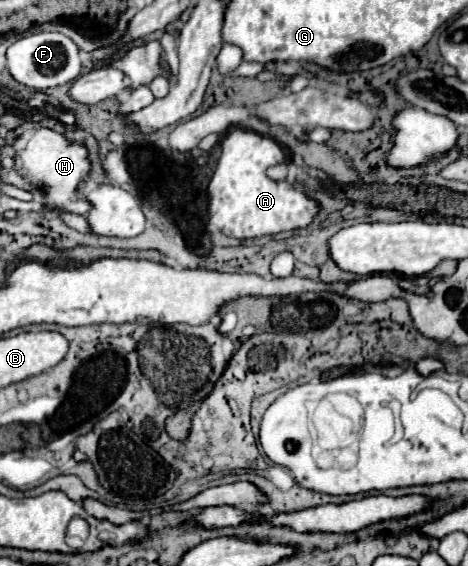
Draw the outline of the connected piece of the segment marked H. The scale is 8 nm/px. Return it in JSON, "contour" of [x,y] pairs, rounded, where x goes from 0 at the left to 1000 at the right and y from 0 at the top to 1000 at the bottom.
{"contour":[[[85,224],[73,235],[73,242],[60,249],[60,260],[38,270],[34,284],[38,284],[38,295],[60,306],[60,313],[68,313],[81,323],[103,330],[103,345],[94,348],[94,359],[137,366],[141,373],[167,376],[167,380],[179,380],[192,369],[192,362],[179,352],[158,348],[162,345],[162,327],[188,309],[188,295],[192,295],[188,267],[175,256],[167,256],[158,249],[145,249],[124,231]]]}

